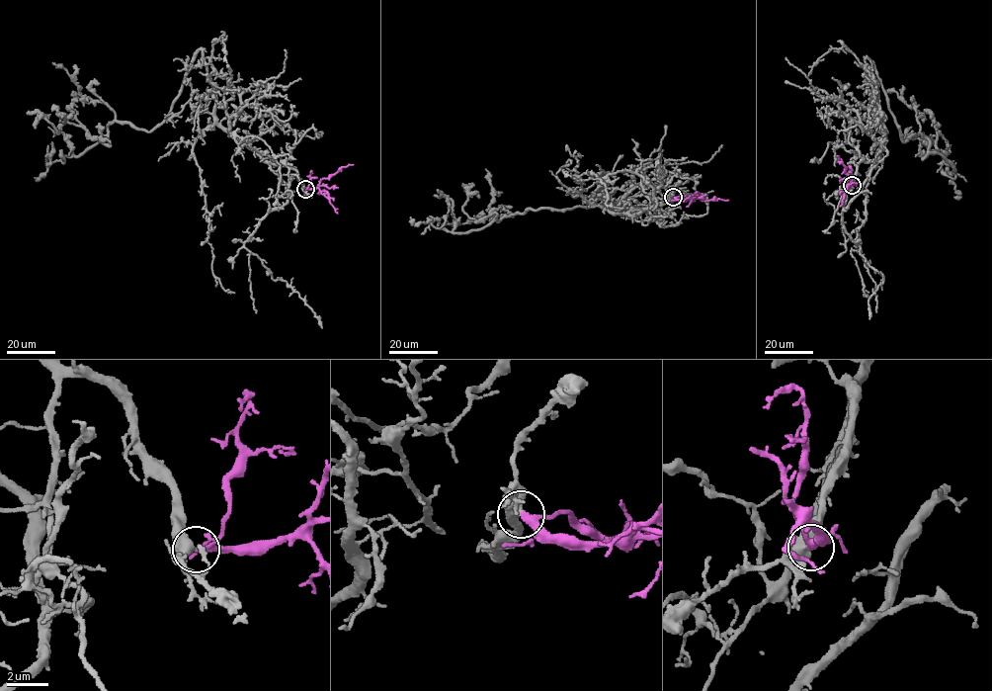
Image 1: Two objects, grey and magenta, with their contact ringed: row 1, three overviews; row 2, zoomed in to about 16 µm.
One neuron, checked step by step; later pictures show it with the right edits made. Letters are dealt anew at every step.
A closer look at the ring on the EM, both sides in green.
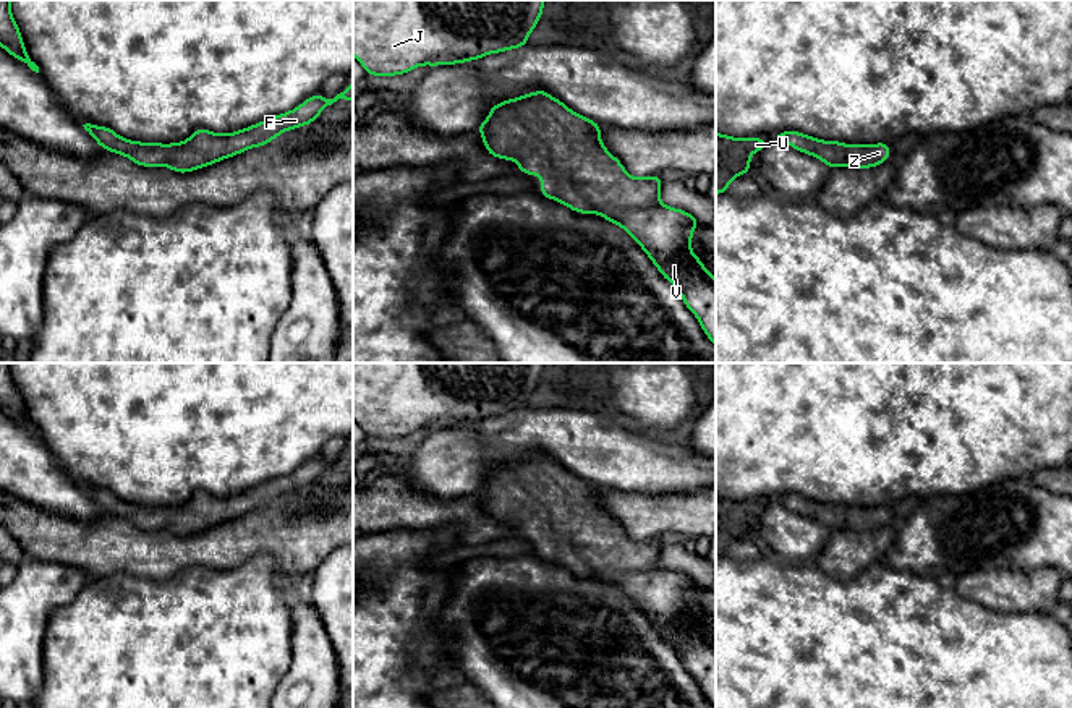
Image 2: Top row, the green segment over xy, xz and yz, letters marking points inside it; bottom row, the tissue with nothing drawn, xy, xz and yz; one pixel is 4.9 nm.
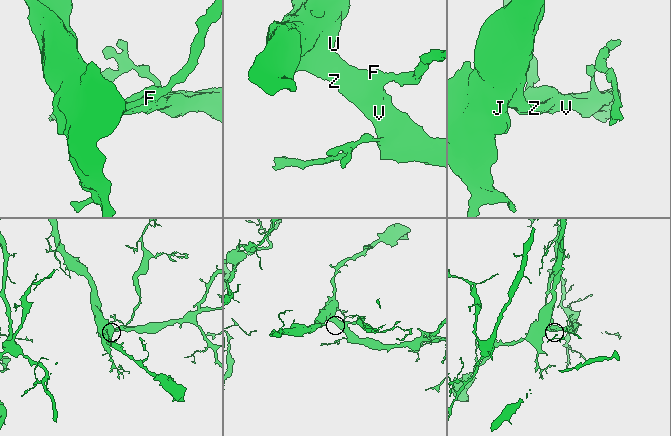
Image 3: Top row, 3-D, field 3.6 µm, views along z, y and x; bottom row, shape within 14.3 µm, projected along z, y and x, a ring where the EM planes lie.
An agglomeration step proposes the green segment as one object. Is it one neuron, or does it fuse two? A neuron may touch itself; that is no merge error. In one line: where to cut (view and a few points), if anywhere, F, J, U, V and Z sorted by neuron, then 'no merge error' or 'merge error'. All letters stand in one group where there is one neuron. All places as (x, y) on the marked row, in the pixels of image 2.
cut none; groups F J U V Z; no merge error

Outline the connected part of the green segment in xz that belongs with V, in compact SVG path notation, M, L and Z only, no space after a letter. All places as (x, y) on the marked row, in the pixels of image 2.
M542 89L492 105L476 130L492 157L515 160L521 173L541 177L541 196L562 203L573 212L599 214L623 228L675 287L716 347L716 279L691 251L691 233L698 228L698 219L661 203L659 175L628 175L622 162L602 144L601 125Z

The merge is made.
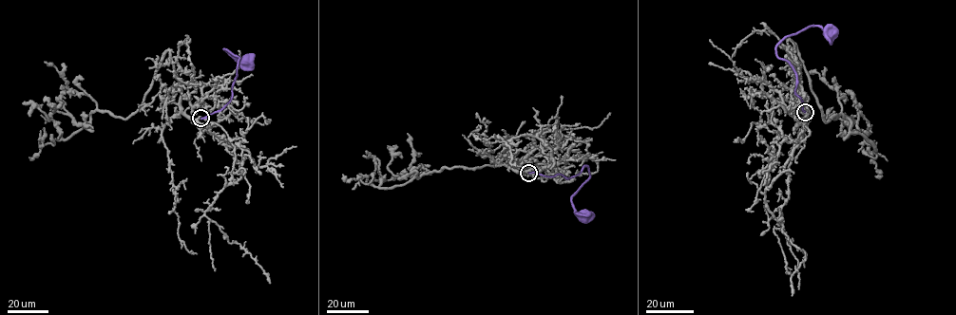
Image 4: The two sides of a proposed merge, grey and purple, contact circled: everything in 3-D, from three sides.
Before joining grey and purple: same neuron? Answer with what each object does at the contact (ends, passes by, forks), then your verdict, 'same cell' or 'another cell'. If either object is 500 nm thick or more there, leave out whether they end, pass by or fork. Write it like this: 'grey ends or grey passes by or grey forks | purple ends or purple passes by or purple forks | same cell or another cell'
grey ends | purple ends | same cell

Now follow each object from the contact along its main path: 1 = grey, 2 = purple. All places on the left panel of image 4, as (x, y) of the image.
1: (200, 118), (181, 109), (168, 50), (125, 119), (92, 111), (89, 125), (64, 139), (52, 120), (22, 103)
2: (200, 118), (221, 110), (231, 99), (239, 58), (224, 49), (233, 56), (248, 59)

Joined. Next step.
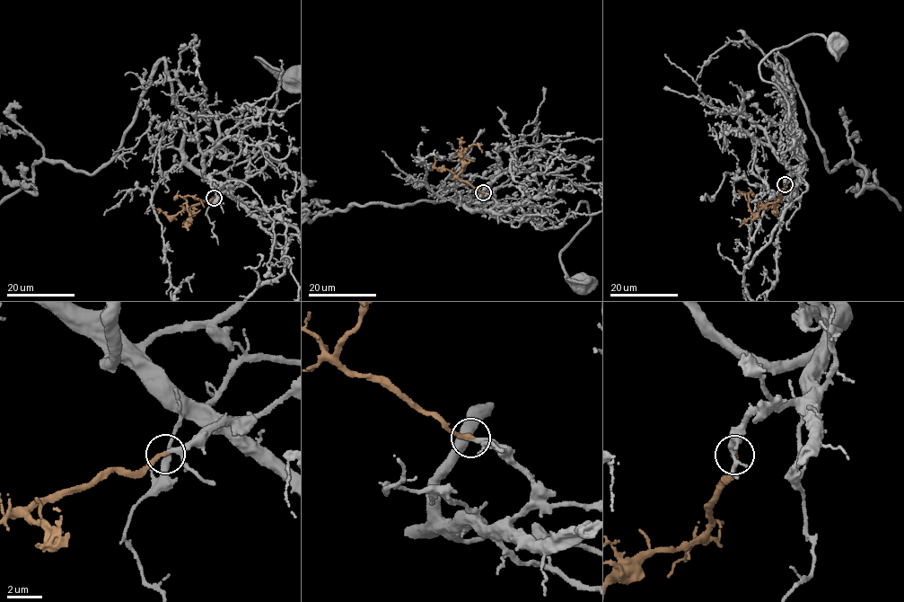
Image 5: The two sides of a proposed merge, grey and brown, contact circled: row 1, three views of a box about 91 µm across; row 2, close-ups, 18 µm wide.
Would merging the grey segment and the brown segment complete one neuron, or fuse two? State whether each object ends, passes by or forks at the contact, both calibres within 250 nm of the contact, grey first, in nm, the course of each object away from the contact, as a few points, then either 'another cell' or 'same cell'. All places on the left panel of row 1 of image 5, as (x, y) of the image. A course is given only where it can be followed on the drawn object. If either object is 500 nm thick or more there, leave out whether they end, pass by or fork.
grey passes by; brown ends; calibres 200 and 280 nm; course grey (214, 197), (245, 178), (267, 141), (282, 73), (256, 57), (295, 74); course brown (214, 197), (188, 208), (191, 214), (188, 218), (187, 196), (200, 200), (204, 208); same cell

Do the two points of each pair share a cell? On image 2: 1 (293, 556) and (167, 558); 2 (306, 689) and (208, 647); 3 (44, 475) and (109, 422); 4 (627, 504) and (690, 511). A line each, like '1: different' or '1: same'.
1: same
2: different
3: different
4: same

